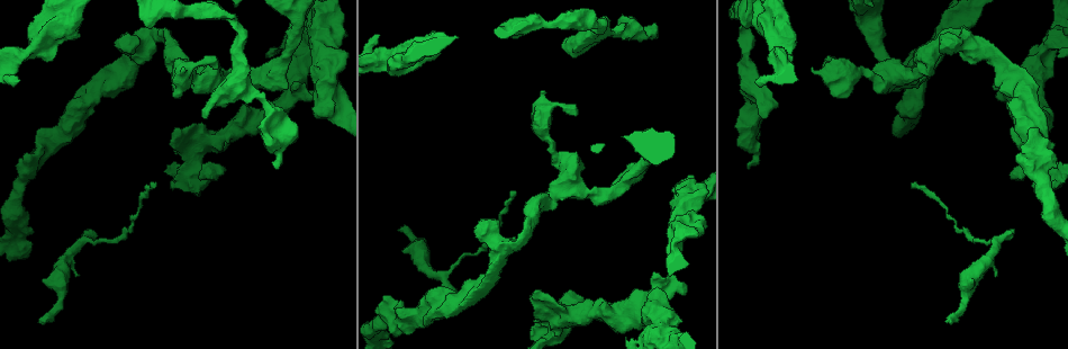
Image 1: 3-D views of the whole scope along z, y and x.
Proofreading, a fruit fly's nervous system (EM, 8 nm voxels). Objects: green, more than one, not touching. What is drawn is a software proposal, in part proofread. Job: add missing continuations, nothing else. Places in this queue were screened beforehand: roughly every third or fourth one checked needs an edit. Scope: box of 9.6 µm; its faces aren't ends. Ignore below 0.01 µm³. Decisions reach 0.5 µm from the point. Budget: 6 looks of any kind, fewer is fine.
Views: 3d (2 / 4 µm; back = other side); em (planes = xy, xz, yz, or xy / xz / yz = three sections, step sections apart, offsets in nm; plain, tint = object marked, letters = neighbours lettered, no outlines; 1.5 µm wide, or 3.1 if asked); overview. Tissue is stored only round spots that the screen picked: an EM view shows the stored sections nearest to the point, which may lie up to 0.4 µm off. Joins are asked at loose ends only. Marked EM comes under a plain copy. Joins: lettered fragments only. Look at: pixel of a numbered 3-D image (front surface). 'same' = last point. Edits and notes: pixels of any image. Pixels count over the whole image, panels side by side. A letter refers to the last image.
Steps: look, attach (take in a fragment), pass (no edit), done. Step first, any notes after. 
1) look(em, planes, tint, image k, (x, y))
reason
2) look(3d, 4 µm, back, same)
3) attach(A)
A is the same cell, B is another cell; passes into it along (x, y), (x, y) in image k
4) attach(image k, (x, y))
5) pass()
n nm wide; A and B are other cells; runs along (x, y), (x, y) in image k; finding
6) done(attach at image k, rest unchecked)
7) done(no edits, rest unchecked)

look(em, xz, step 8, letters, image 1, (275, 166))
branch stops here

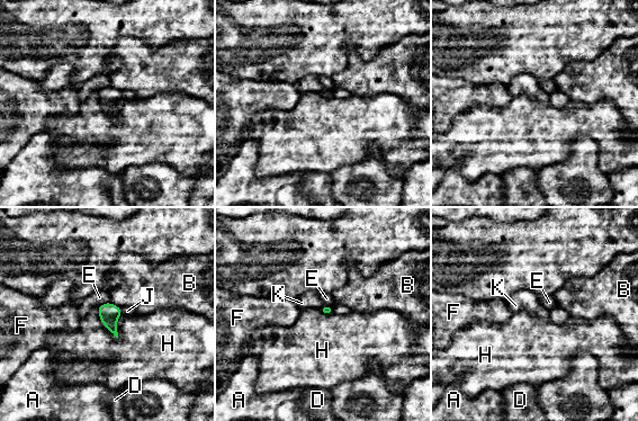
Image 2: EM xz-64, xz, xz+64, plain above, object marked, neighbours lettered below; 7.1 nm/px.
look(em, planes, letters, same)

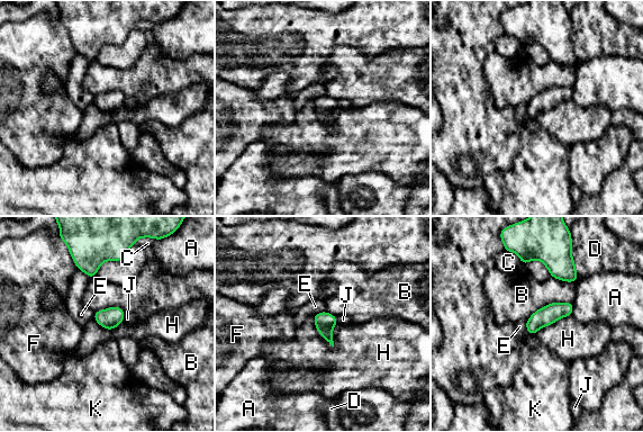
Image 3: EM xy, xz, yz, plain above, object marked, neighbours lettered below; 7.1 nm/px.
pass()
A, B, C, D, E, F, H, J and K are other cells; border along (313, 317), (317, 332), (333, 347) in image 3; no lettered fragment goes on from it

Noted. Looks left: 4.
look(3d, 2 µm, image 1, (566, 44))
stops while still wide

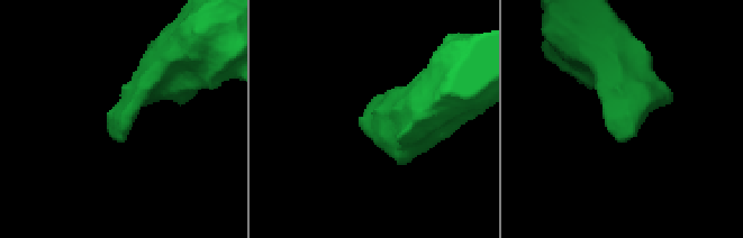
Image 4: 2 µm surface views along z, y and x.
look(em, planes, letters, image 4, (376, 109))

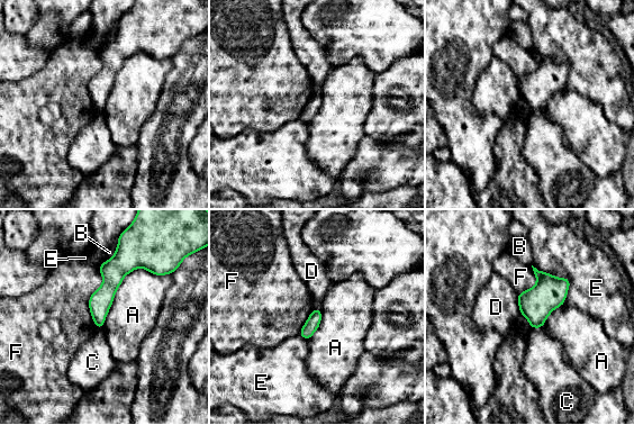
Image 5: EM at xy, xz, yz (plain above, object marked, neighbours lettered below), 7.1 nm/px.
pass()
A, B, C, D, E and F are other cells; runs along (164, 271), (129, 262), (99, 325) in image 5; none of them fits

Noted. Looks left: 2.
look(em, xy, step 4, tint, image 1, (510, 190))
thin end

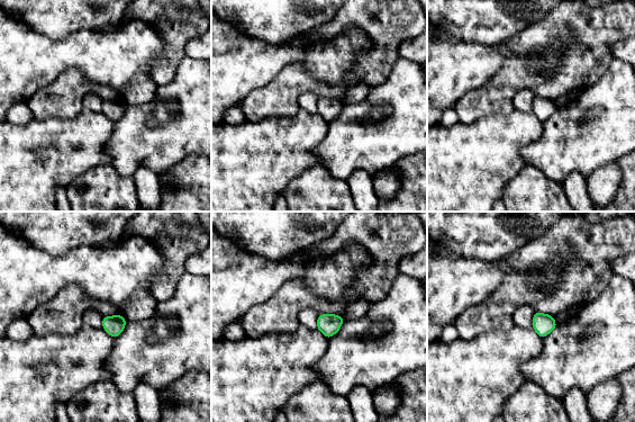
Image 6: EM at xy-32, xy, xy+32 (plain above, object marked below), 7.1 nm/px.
look(em, planes, letters, same)

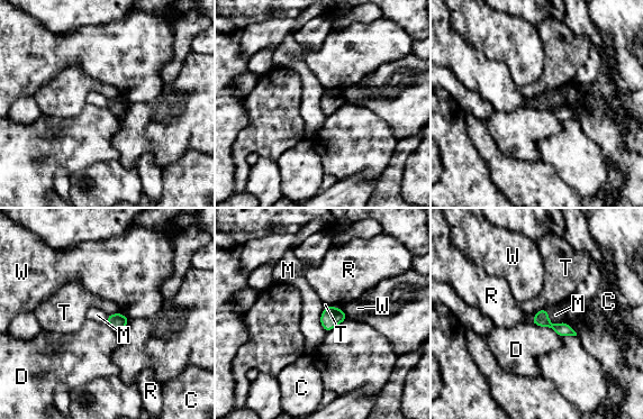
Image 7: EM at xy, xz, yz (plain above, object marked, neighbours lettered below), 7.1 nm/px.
pass()
100 nm wide; M touches over 240 nm; C, D, M, R, T and W are other cells; no lettered fragment goes on from it

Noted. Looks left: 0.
done(no edits, rest unchecked)

